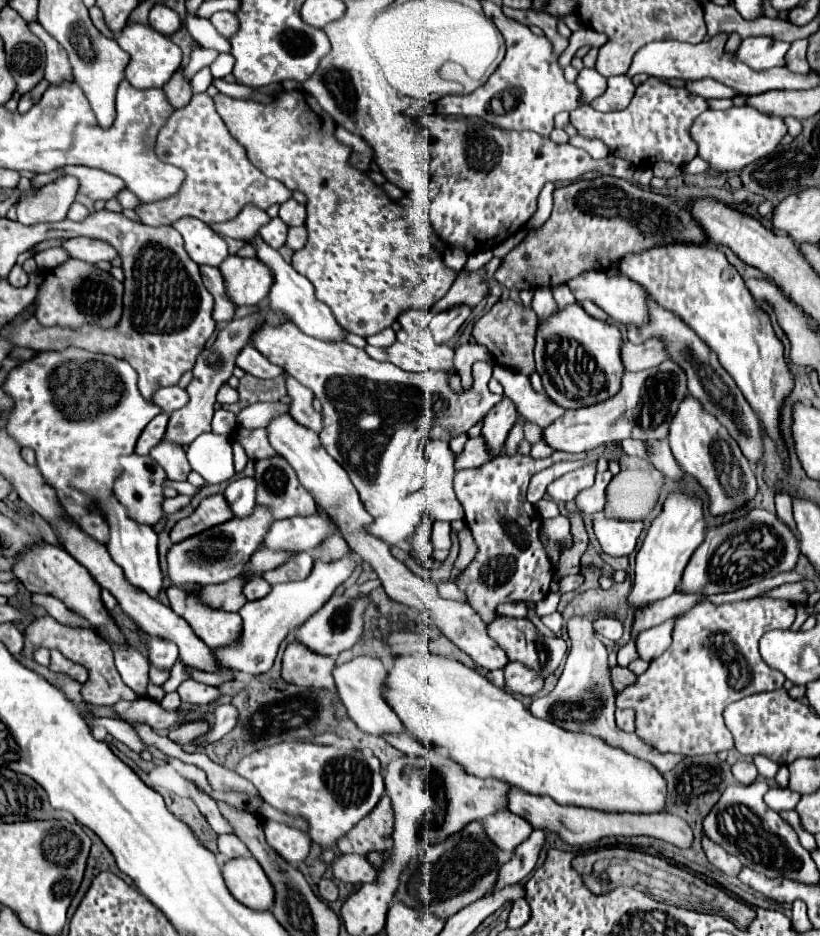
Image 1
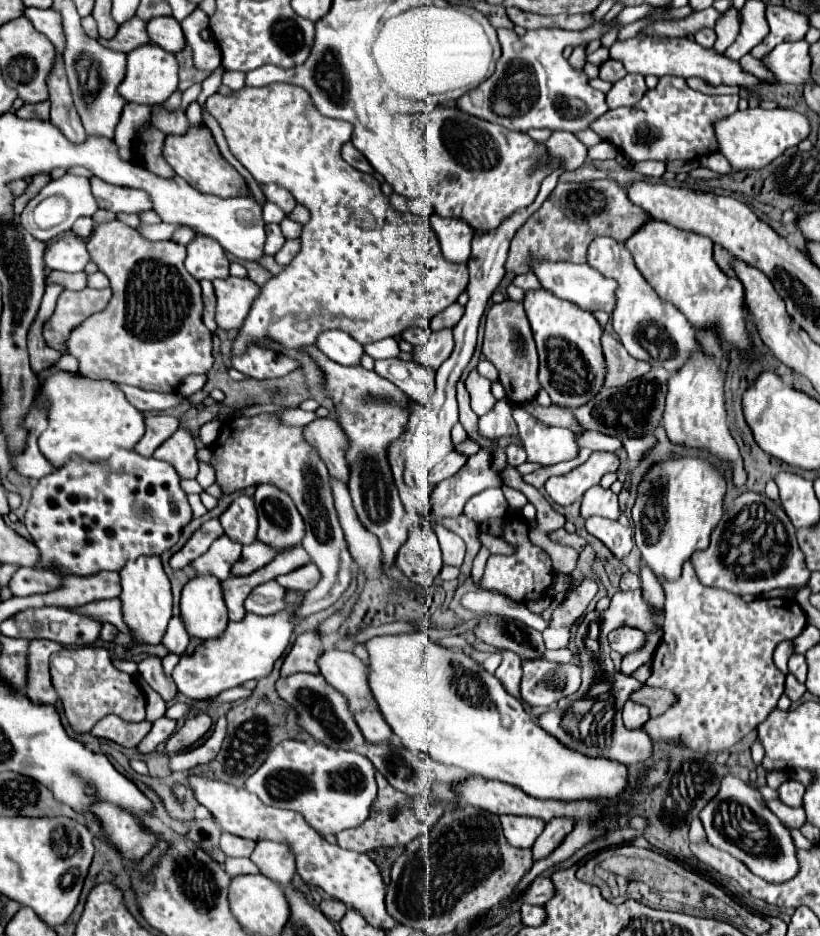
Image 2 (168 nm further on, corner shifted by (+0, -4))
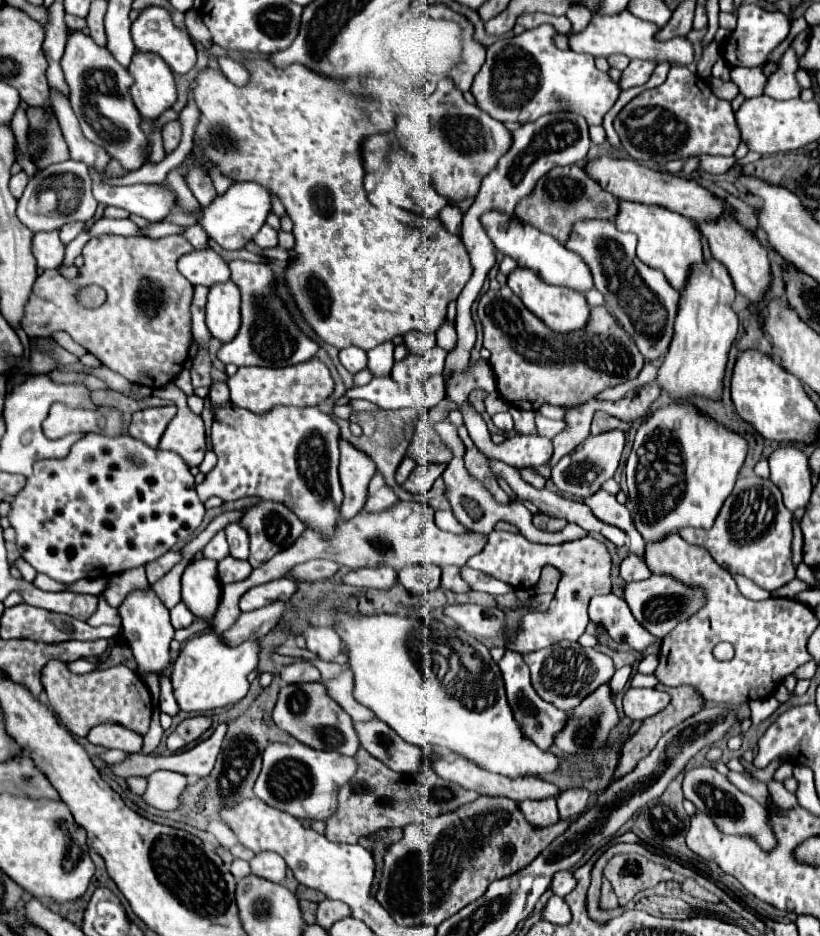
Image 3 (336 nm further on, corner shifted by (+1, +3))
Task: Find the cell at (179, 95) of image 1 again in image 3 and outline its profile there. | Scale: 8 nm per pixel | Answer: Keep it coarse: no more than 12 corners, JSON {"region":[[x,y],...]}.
{"region":[[170,121],[162,129],[166,155],[172,153],[182,135],[180,121]]}

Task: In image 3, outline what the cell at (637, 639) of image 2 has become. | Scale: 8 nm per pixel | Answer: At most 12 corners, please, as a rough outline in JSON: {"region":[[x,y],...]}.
{"region":[[613,593],[594,596],[590,621],[638,653],[656,637]]}

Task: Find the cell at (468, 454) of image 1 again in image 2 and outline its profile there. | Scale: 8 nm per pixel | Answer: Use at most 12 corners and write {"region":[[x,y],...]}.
{"region":[[457,450],[433,470],[433,482],[451,478],[465,462]]}

